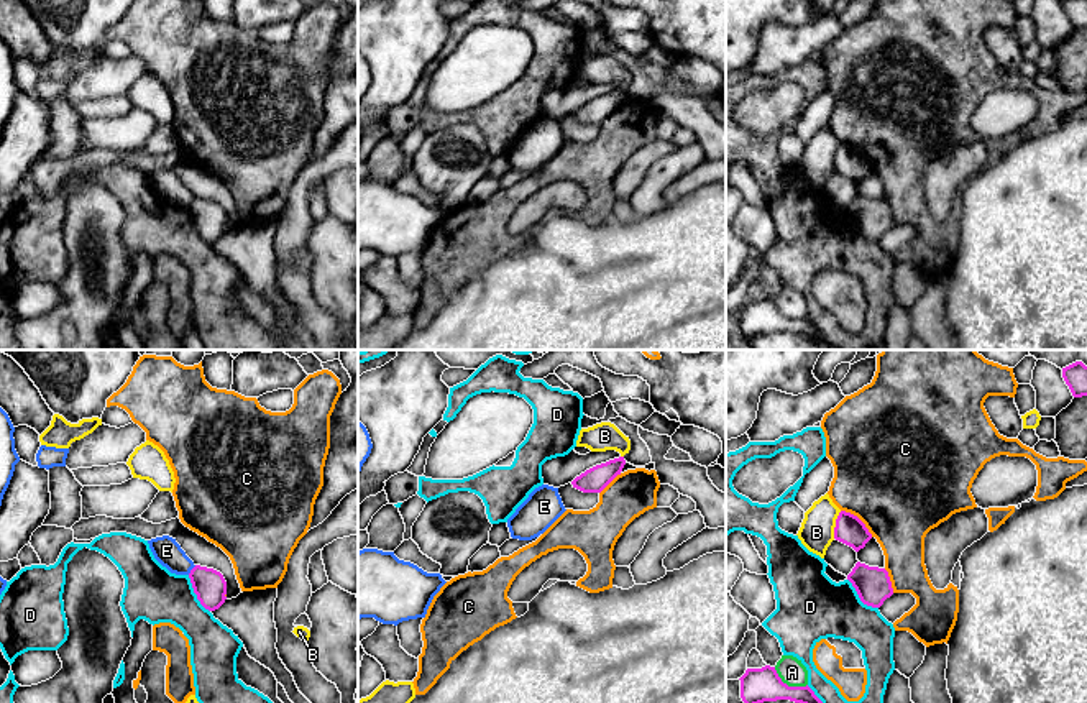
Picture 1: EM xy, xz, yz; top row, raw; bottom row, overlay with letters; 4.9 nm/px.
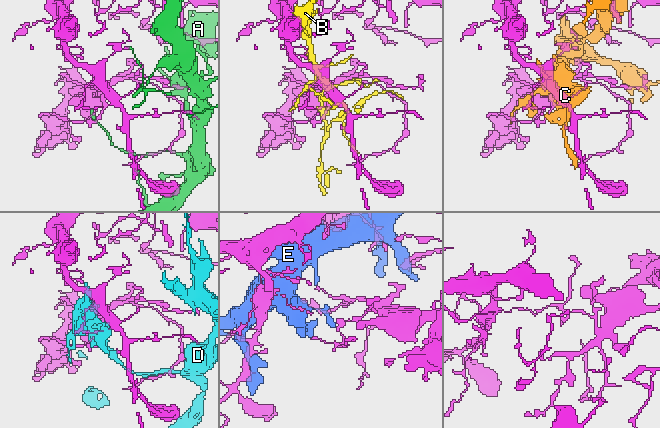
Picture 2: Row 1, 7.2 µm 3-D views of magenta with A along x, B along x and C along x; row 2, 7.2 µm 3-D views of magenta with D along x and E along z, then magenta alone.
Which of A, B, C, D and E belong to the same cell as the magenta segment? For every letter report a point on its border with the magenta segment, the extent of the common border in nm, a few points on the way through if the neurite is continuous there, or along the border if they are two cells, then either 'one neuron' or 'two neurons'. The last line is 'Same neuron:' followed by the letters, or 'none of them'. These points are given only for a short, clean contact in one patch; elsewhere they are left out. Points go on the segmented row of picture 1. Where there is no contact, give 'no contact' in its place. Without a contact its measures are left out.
A: meets magenta in yz at (787, 685); contact 190 nm long; border along yz (774, 667), (777, 675), (788, 685), (807, 685); two neurons
B: meets magenta in yz at (836, 524); contact 140 nm long; two neurons
C: meets magenta in yz at (859, 519); contact 200 nm long; two neurons
D: meets magenta in yz at (859, 597); contact 220 nm long; two neurons
E: meets magenta in xy at (191, 570); contact 60 nm long; two neurons
Same neuron: none of them

